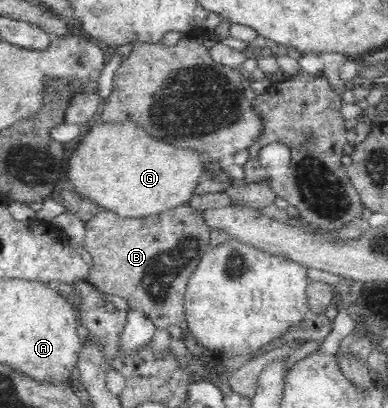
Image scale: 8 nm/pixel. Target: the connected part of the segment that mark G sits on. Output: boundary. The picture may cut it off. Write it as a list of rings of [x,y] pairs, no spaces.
[[[93,122],[91,131],[83,138],[69,158],[67,166],[68,182],[81,199],[90,200],[100,209],[114,212],[125,218],[141,218],[152,214],[161,214],[166,210],[181,206],[189,200],[197,180],[207,171],[207,164],[201,154],[191,148],[171,146],[162,140],[151,138],[143,128],[134,122],[113,122],[105,125]]]

